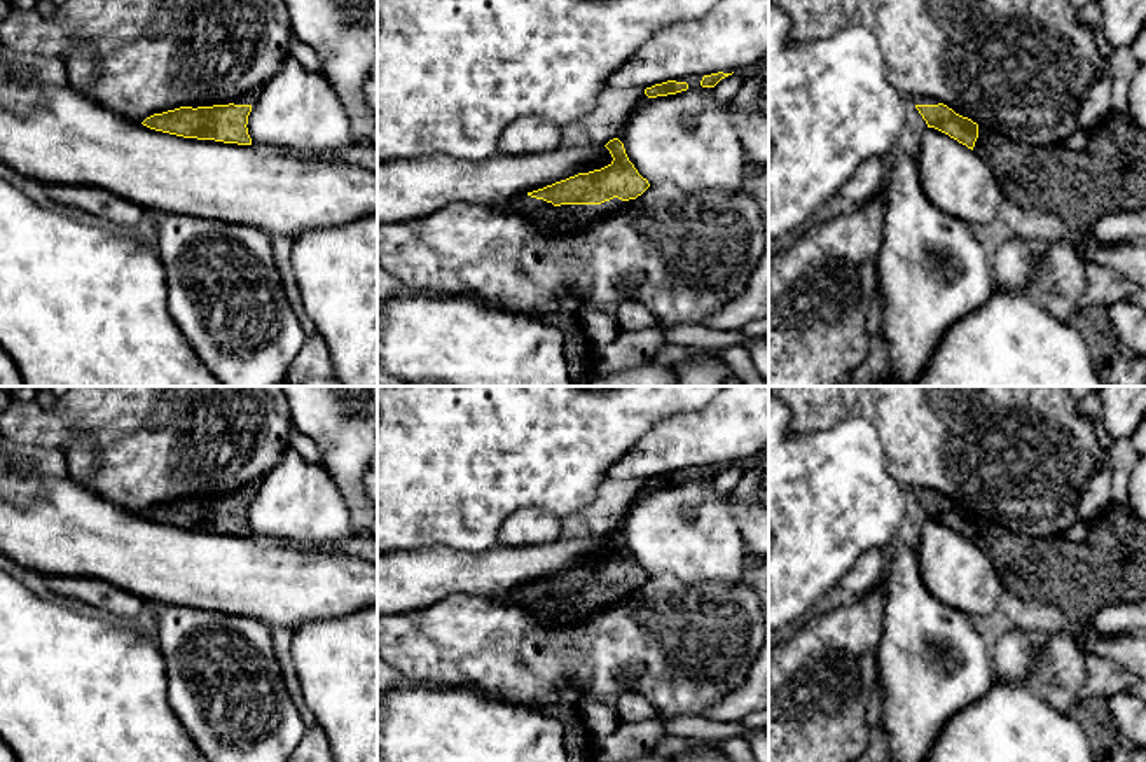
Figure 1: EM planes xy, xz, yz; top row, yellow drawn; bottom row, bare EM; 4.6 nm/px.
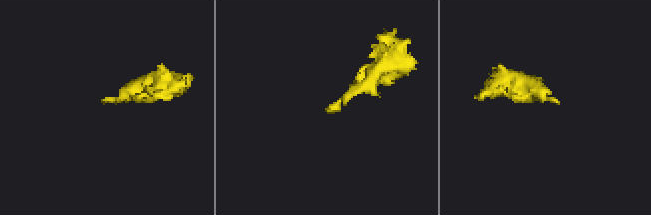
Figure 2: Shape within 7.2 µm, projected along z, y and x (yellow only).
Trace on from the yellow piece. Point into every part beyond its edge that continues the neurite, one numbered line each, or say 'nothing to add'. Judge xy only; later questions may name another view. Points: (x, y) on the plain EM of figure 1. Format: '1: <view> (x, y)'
1: xy (250, 490)

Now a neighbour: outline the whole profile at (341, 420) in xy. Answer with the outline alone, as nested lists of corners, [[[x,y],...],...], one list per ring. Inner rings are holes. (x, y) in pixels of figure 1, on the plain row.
[[[283,386],[293,426],[320,449],[320,463],[348,500],[358,496],[370,505],[365,472],[377,454],[377,386]]]

